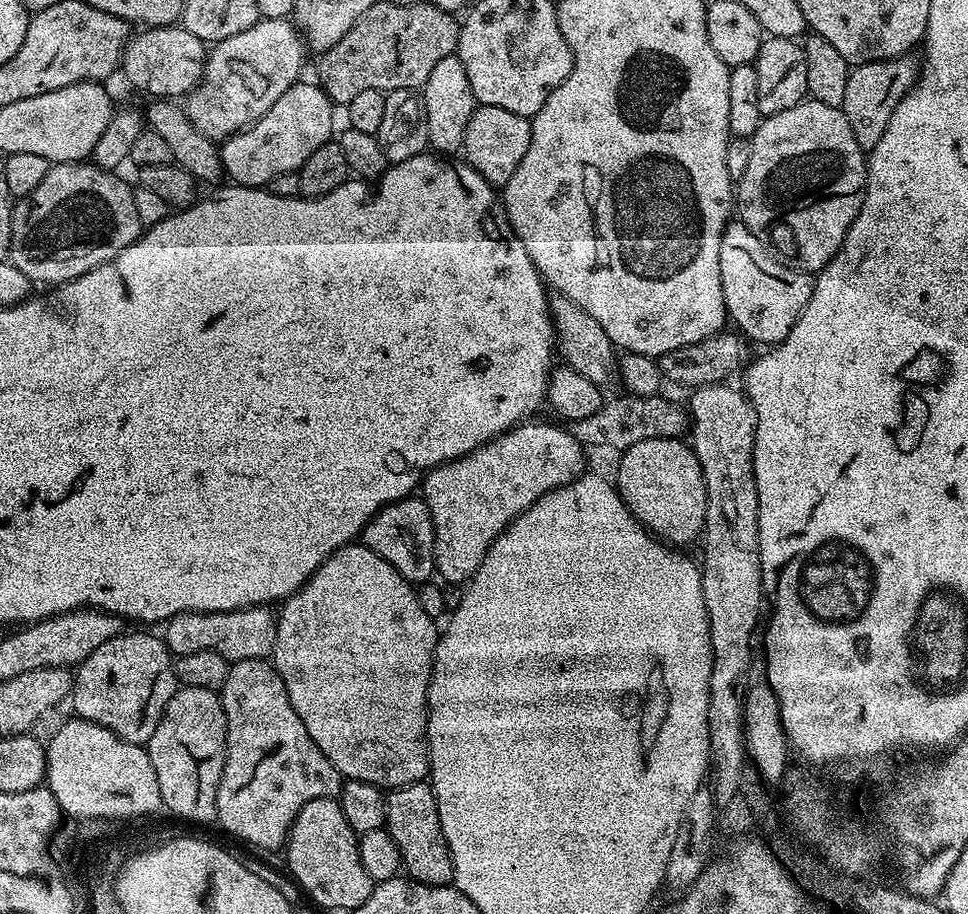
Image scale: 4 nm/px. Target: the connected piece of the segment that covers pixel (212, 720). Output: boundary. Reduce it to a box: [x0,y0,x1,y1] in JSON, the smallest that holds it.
[146,686,228,824]

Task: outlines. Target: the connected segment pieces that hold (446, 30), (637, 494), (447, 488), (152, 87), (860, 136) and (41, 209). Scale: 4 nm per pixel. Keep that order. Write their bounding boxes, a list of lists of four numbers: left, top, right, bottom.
[[318,2,461,106],[614,438,706,546],[422,422,585,585],[122,26,206,98],[842,54,918,150],[10,162,142,286]]

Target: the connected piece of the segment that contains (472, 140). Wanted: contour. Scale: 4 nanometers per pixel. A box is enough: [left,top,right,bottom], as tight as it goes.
[462,104,532,190]

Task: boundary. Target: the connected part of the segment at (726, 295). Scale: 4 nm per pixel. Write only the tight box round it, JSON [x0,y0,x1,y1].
[718,222,813,346]

